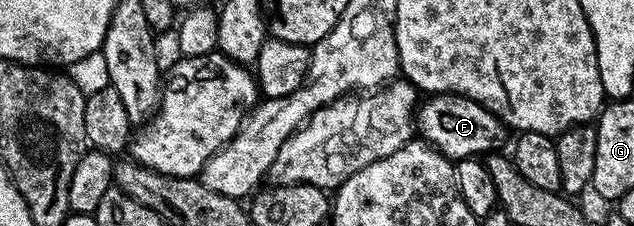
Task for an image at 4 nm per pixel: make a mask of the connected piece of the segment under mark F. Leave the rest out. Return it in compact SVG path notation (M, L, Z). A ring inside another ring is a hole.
M437 93L427 98L428 102L419 106L414 118L415 128L425 142L441 155L455 163L467 157L479 158L501 148L506 126L499 117L494 116L485 105L457 93Z

